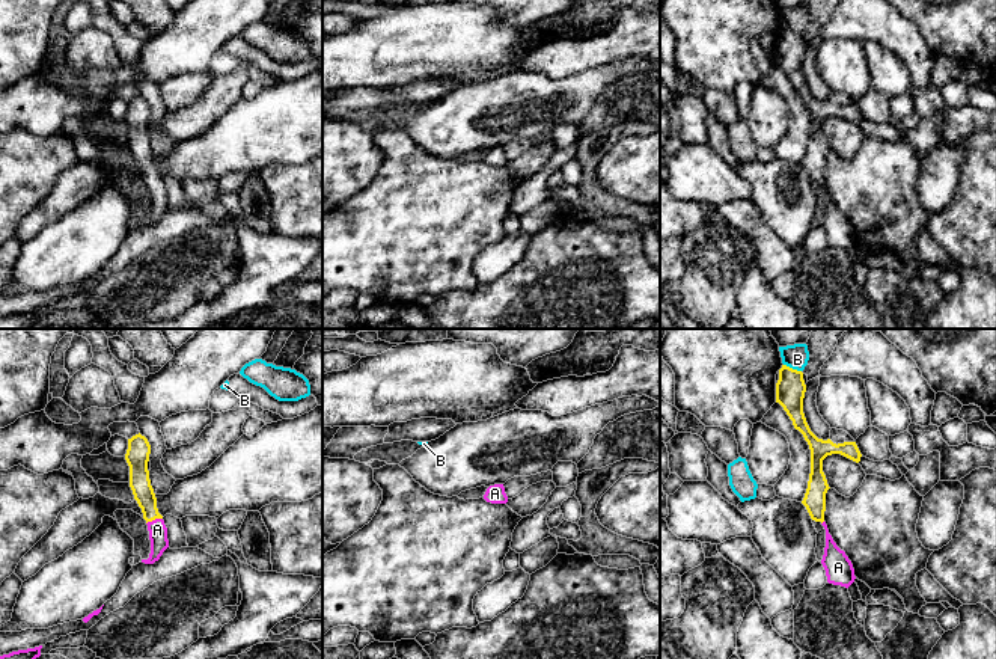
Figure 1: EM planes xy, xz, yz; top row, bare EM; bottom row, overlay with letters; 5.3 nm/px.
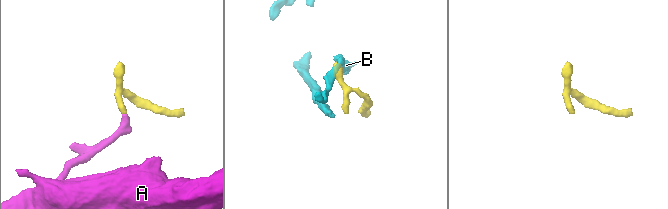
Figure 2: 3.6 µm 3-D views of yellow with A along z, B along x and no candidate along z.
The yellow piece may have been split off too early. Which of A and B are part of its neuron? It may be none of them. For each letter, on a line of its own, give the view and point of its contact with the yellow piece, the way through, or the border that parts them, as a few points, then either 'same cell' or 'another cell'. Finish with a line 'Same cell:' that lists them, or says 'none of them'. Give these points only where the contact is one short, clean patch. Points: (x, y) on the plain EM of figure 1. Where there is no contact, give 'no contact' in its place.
A: contact xy (154, 181); way xy (143, 156), (154, 181), (157, 192); same cell
B: contact yz (791, 30); border yz (784, 26), (800, 33); another cell
Same cell: A

